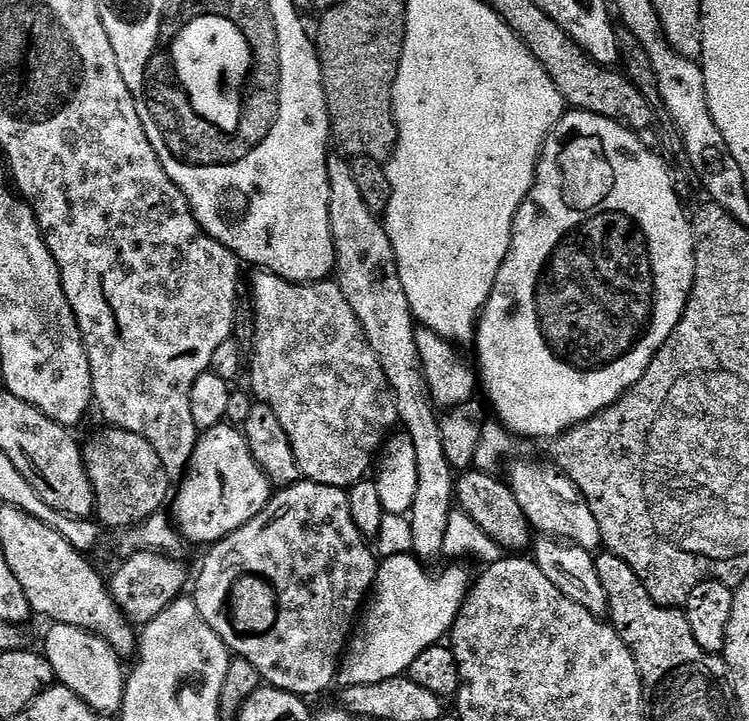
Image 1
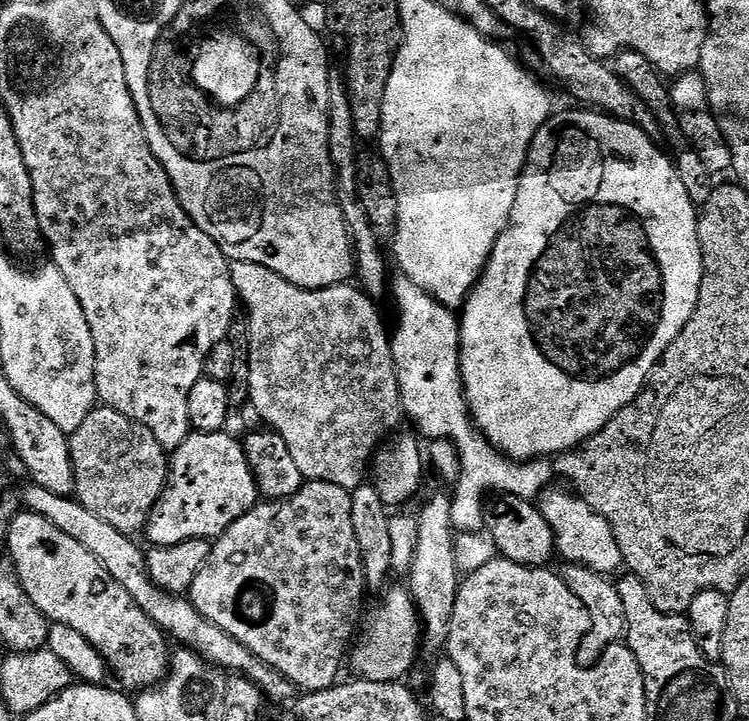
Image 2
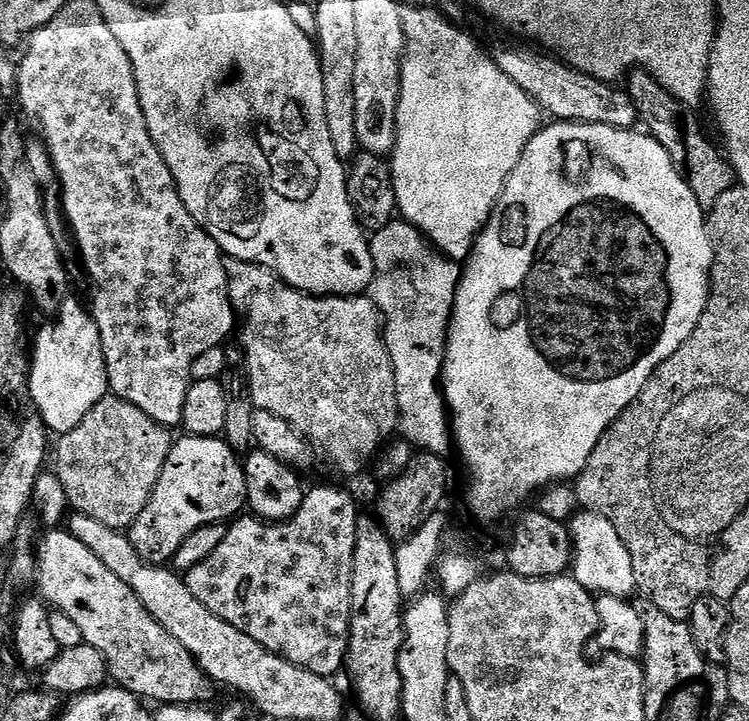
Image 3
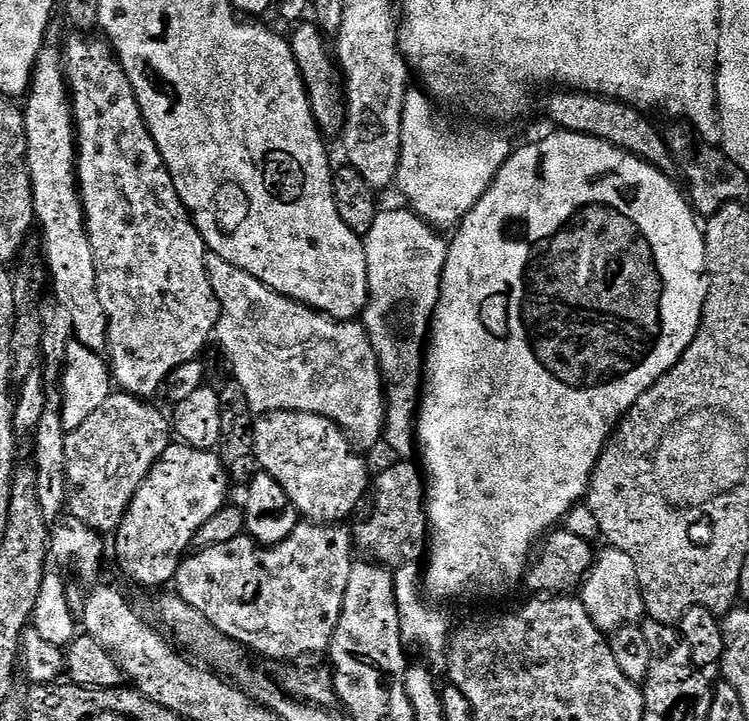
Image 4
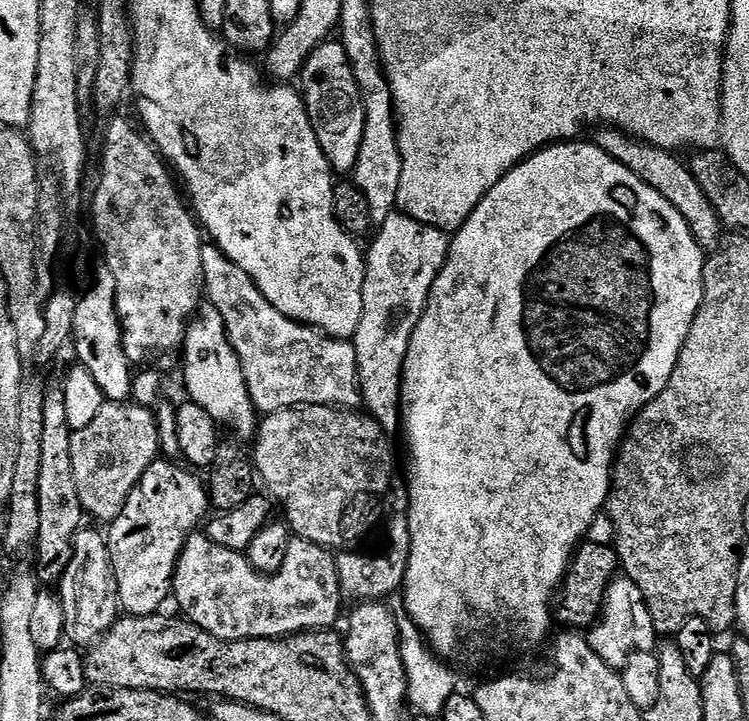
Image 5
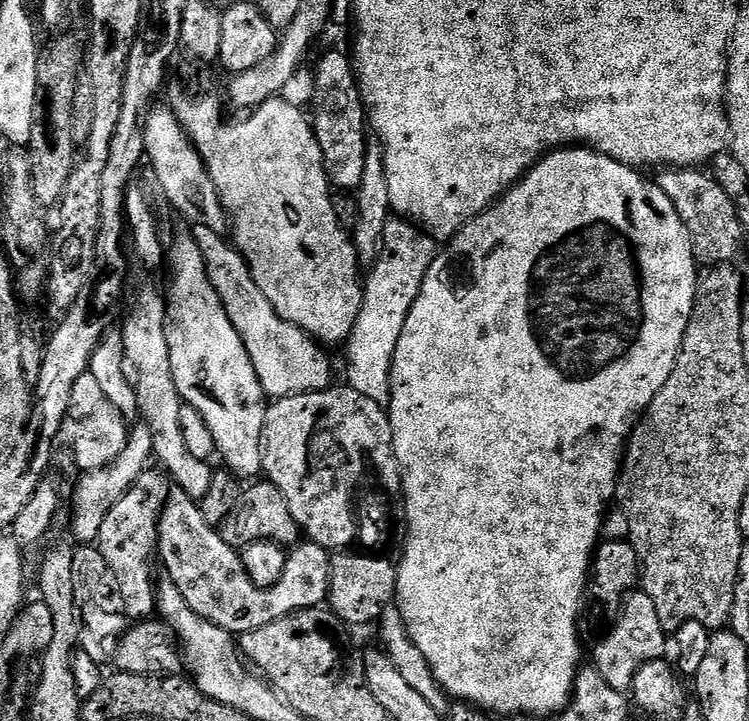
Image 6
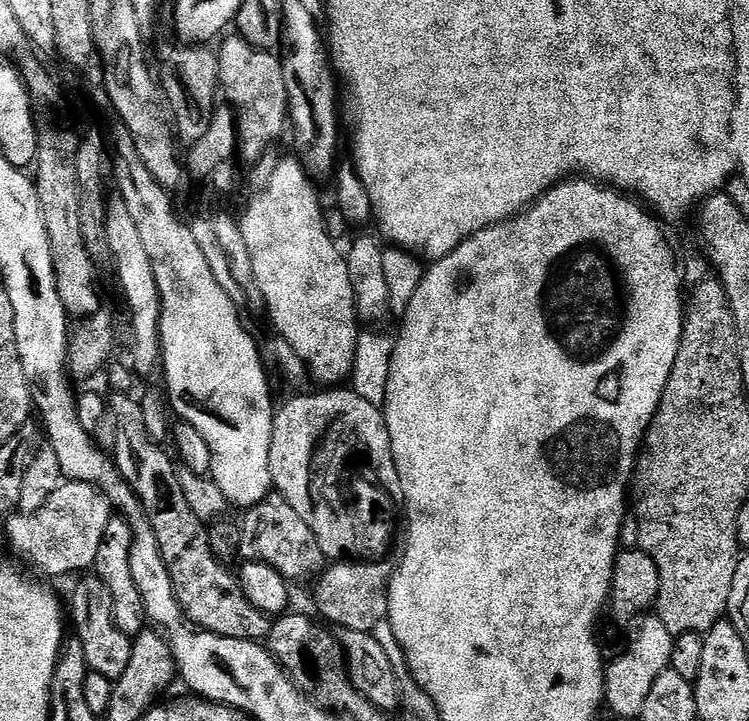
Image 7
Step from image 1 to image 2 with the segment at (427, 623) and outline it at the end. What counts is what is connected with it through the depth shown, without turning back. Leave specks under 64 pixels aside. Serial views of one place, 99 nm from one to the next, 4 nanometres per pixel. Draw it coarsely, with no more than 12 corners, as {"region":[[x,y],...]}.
{"region":[[407,587],[363,617],[350,652],[361,680],[397,682],[422,648]]}

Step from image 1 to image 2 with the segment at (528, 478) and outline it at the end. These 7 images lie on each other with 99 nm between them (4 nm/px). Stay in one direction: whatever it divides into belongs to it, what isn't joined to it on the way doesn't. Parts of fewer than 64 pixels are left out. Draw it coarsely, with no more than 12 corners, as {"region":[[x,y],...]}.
{"region":[[575,491],[538,507],[559,559],[607,577],[625,562],[610,522]]}

